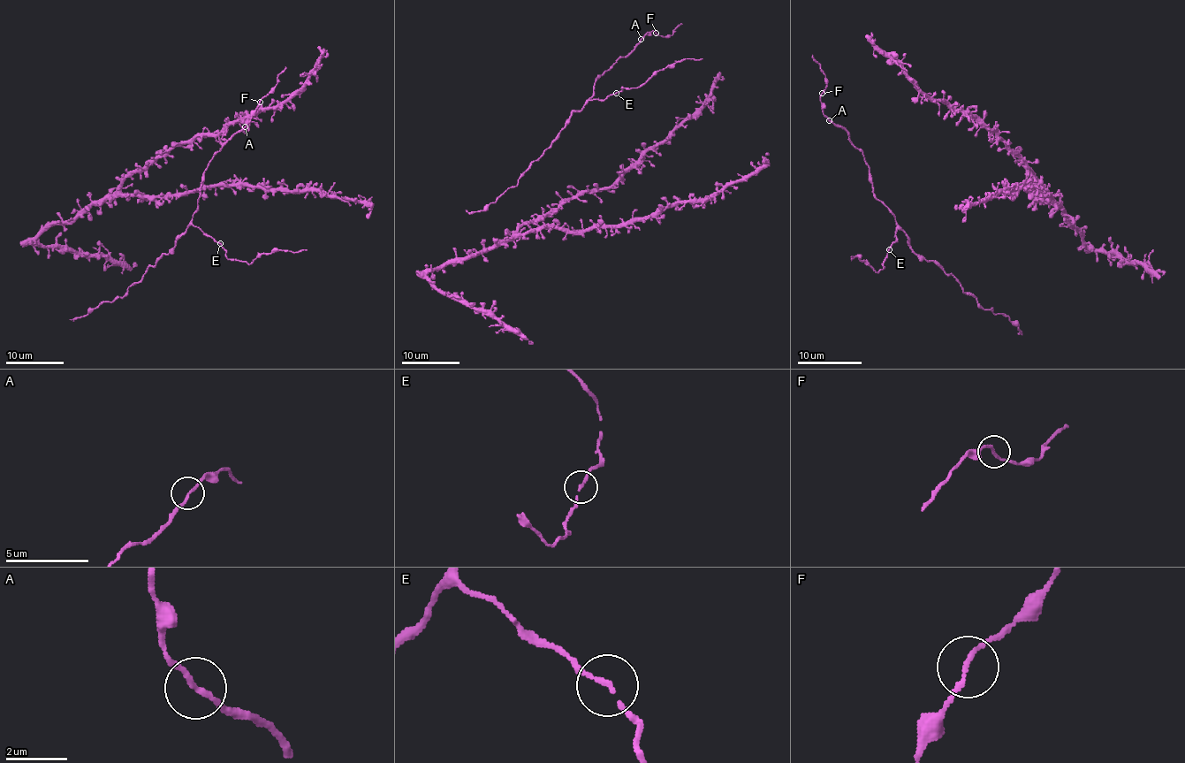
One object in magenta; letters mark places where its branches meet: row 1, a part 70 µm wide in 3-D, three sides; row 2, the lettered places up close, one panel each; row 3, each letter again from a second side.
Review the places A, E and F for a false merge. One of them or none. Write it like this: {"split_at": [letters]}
{"split_at": []}

